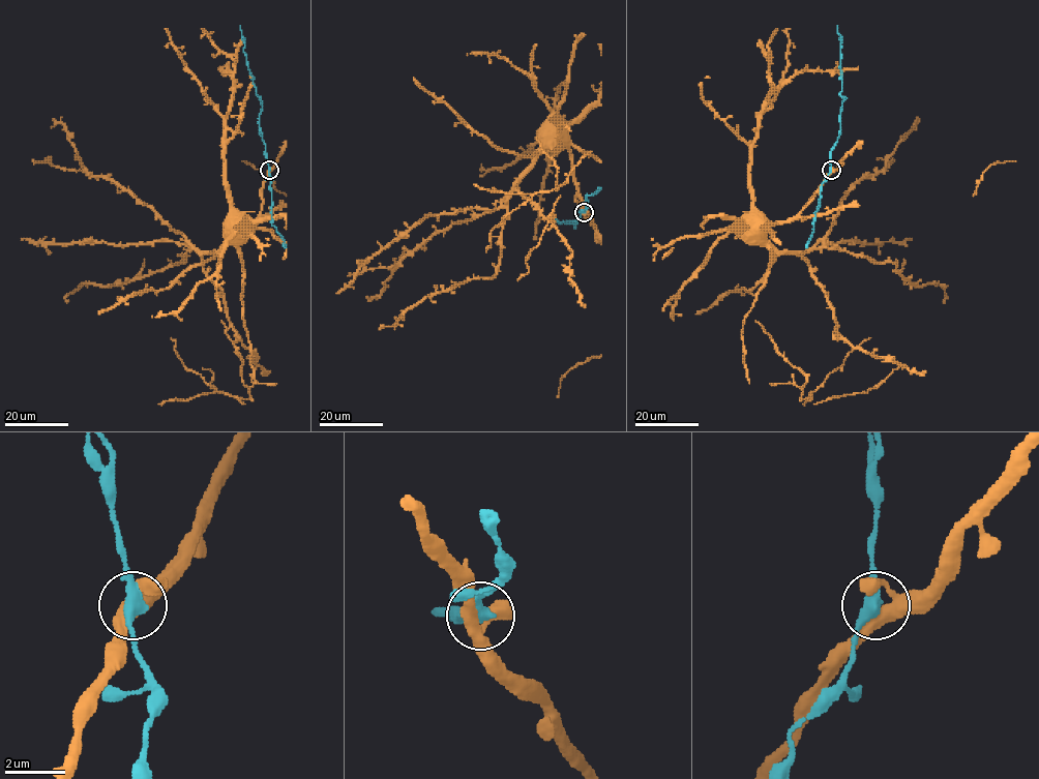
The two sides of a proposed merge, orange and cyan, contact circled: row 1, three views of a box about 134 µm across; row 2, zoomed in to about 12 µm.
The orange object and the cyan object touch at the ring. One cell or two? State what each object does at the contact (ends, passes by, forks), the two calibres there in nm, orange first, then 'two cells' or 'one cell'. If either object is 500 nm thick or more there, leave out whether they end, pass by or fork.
orange forks; cyan passes by; calibres 360 and 400 nm; one cell

